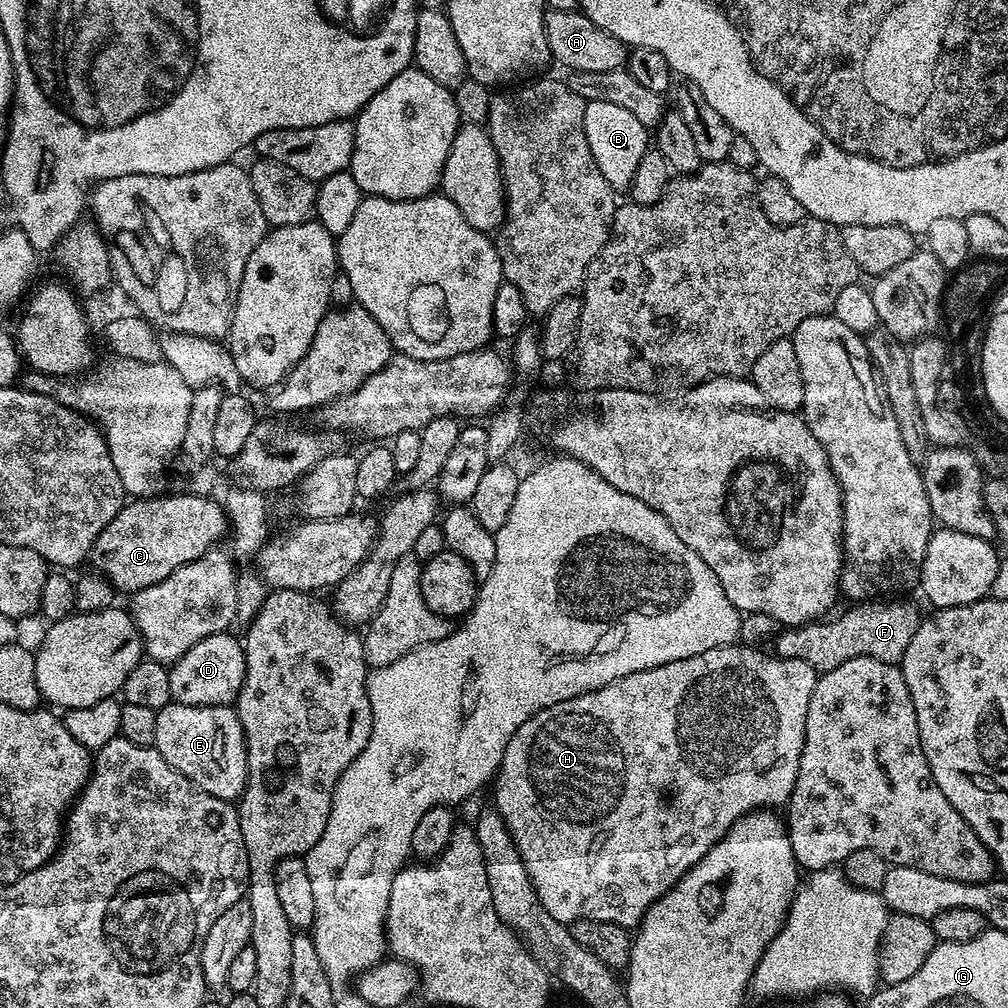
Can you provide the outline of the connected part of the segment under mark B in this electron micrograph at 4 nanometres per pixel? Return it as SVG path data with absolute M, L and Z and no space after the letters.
M587 102L584 125L586 126L586 142L590 142L590 154L594 154L594 162L598 162L598 170L602 170L602 178L606 178L606 182L614 190L627 190L632 184L634 170L638 170L638 162L642 162L642 158L650 151L649 129L644 128L642 122L638 122L638 118L634 118L634 114L630 114L630 110L625 110L622 106L614 106L614 102Z

